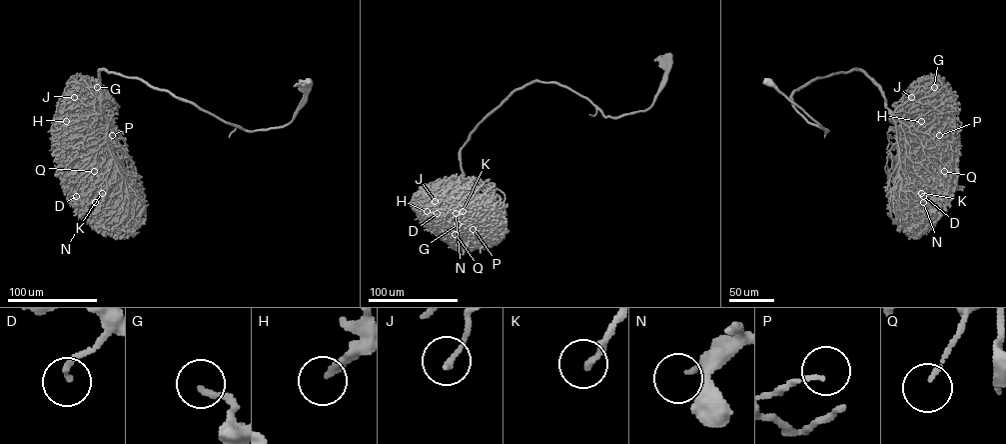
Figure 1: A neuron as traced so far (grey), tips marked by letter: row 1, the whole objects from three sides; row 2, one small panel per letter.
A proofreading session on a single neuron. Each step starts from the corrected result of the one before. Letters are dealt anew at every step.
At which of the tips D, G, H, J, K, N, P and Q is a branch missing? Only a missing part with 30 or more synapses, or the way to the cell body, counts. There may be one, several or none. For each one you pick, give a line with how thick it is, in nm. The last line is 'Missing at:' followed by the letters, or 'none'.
K: Thickness 240 nm
N: Thickness 220 nm
Missing at: K, N

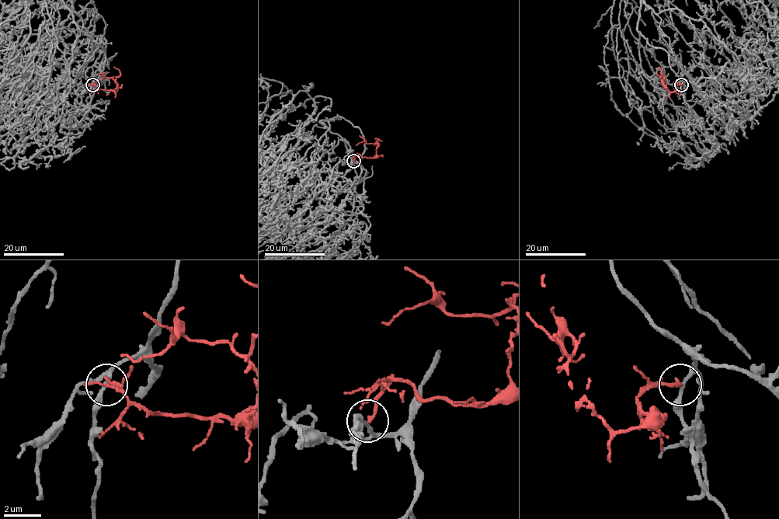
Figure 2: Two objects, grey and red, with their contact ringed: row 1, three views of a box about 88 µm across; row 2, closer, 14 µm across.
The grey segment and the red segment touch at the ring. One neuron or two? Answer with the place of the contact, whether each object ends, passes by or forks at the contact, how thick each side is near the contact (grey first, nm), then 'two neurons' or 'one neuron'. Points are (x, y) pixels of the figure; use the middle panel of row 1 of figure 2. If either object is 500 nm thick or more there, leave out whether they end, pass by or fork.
at (353, 161); grey forks there; red ends there; 150 nm thick on the grey side, 170 nm on the other; two neurons

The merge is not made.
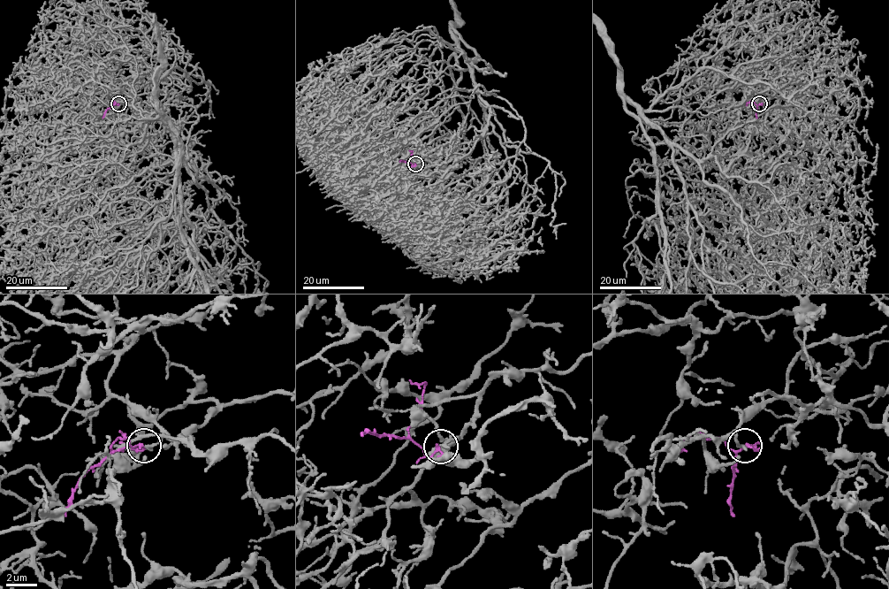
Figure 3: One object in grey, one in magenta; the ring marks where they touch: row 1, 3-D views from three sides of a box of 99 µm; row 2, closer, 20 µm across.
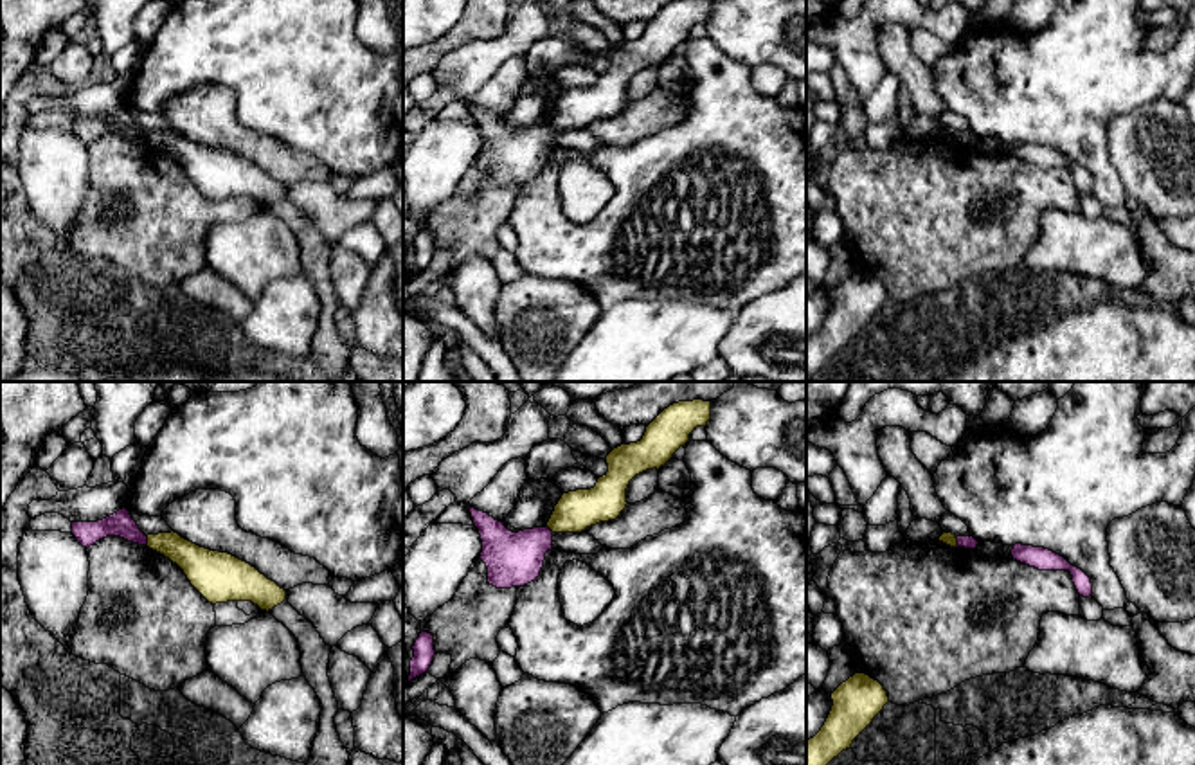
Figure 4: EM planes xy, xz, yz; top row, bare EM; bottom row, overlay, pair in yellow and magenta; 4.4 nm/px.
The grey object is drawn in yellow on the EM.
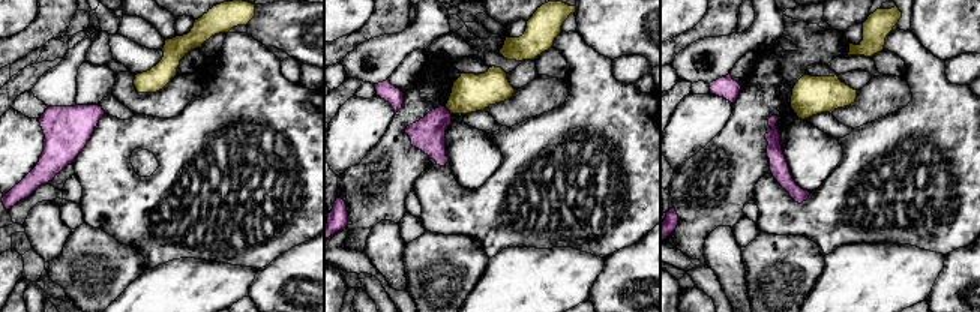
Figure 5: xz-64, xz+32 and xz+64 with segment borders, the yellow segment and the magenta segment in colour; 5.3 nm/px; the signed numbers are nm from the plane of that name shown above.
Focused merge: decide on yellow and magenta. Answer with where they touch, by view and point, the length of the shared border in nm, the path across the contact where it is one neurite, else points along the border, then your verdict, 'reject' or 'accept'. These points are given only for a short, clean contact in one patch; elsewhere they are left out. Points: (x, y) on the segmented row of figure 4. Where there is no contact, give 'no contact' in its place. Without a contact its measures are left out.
meets yellow in yz at (956, 542); contact 50 nm long; border along yz (954, 537), (958, 546); reject

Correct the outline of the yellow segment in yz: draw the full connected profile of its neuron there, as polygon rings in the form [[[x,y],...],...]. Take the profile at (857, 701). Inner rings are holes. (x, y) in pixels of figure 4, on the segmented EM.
[[[855,673],[831,693],[831,711],[821,731],[806,742],[806,765],[828,765],[873,722],[889,702],[884,686]]]

